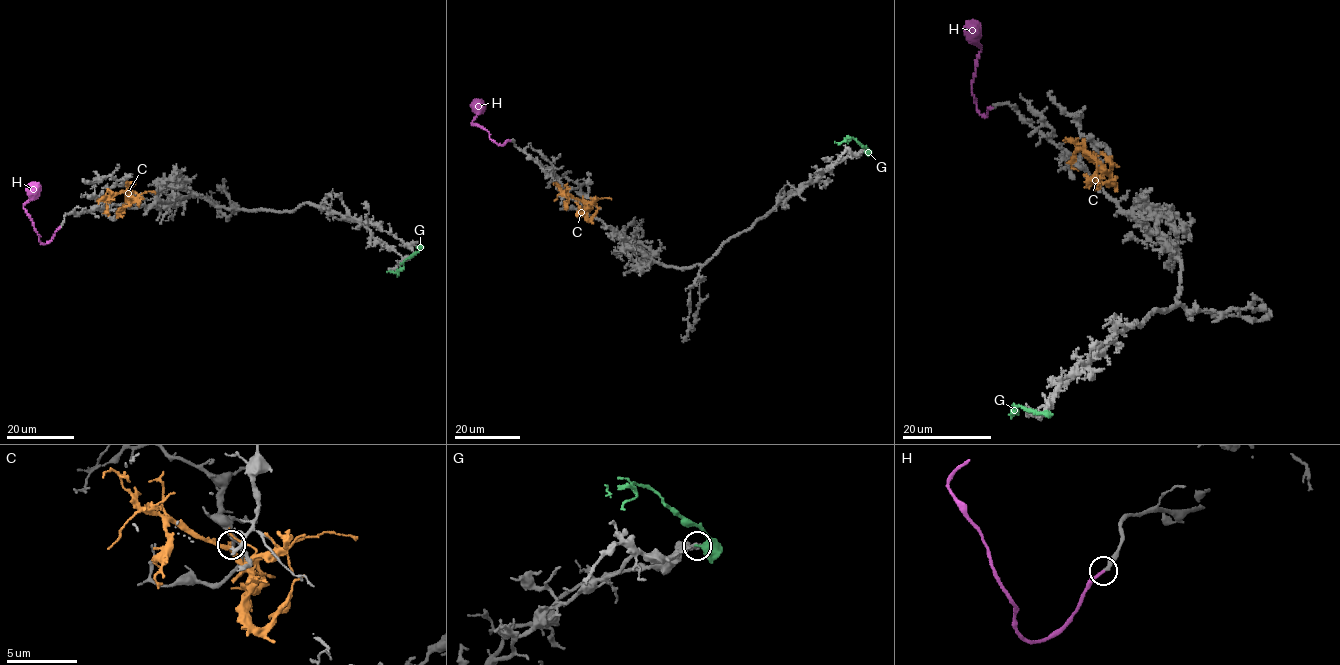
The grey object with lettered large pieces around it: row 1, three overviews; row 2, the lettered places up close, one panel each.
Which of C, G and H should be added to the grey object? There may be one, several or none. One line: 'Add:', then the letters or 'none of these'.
Add: H

